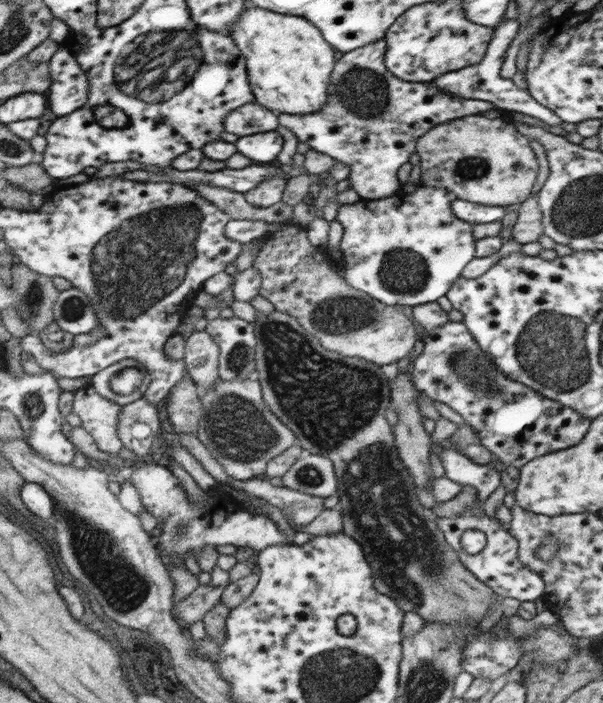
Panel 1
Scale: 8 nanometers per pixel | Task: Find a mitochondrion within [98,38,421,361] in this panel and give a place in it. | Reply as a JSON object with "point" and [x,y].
{"point":[362,91]}

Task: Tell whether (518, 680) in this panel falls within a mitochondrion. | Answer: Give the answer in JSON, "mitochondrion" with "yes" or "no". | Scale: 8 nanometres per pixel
{"mitochondrion":"no"}

